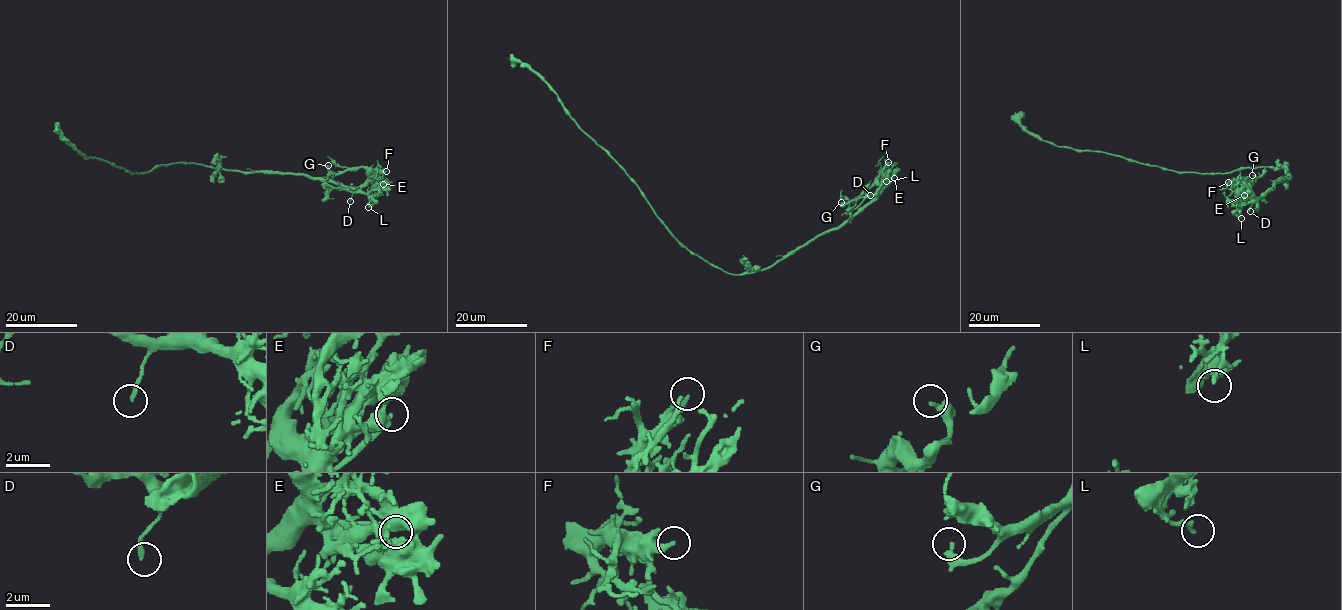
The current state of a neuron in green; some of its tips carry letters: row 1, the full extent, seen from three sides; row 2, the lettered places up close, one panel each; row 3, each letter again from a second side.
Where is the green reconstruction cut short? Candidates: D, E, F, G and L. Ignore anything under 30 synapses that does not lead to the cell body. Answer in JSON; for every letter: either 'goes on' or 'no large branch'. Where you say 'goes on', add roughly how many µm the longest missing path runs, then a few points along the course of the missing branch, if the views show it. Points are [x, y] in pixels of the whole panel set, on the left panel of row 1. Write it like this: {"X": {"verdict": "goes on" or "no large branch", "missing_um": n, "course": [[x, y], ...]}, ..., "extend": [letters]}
{"D": {"verdict": "no large branch"}, "E": {"verdict": "goes on", "missing_um": 35, "course": [[383, 184], [399, 184], [404, 188], [410, 200], [409, 212], [410, 205], [396, 209], [394, 202]]}, "F": {"verdict": "no large branch"}, "G": {"verdict": "no large branch"}, "L": {"verdict": "no large branch"}, "extend": ["E"]}

